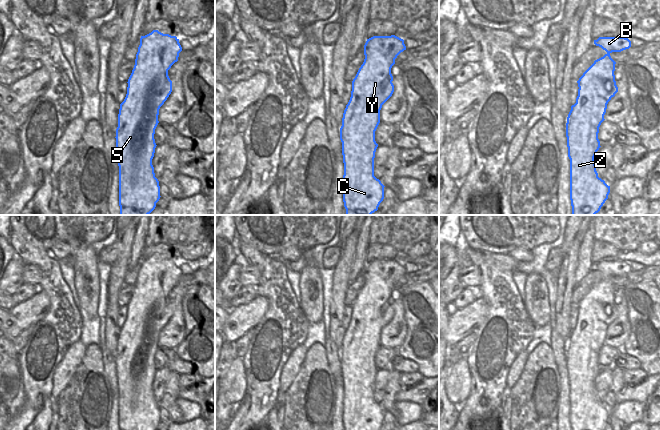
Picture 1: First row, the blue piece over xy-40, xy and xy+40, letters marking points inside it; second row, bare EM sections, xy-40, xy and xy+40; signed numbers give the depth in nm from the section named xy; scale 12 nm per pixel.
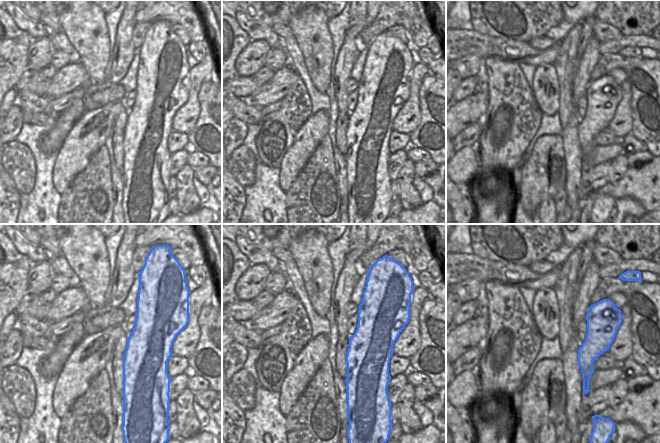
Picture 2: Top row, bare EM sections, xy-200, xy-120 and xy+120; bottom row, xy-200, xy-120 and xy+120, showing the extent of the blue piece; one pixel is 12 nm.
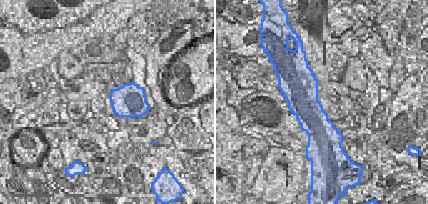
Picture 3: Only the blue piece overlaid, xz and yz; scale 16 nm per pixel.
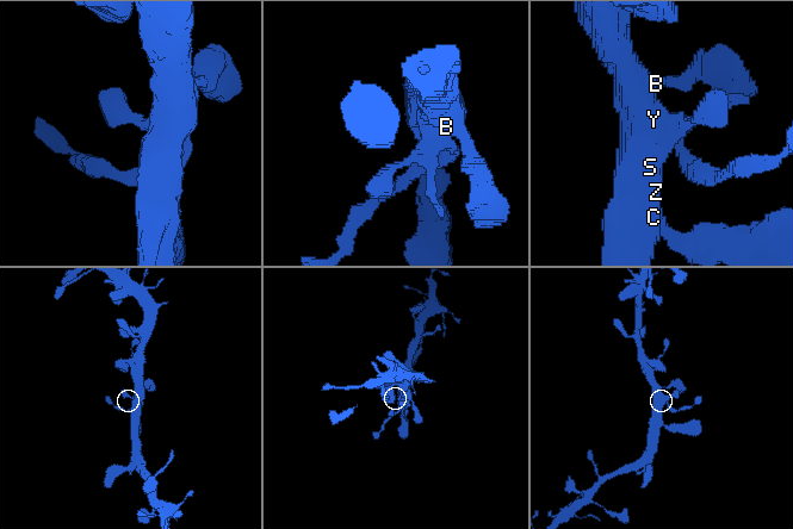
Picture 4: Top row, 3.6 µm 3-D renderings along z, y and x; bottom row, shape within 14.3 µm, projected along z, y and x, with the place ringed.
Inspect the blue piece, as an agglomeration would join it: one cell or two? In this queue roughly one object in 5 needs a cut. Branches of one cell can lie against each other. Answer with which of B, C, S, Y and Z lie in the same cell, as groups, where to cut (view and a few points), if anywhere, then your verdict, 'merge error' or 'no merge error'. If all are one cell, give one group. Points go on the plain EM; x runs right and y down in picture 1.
groups B C S Y Z; cut none; no merge error

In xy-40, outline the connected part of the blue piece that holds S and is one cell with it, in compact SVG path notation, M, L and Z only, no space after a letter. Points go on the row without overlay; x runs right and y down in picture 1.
M158 254L140 262L135 289L127 306L127 318L120 328L116 353L119 430L156 430L161 421L159 405L152 389L157 370L154 358L159 347L159 333L172 316L168 294L178 285L181 275L182 271L176 260L163 258Z

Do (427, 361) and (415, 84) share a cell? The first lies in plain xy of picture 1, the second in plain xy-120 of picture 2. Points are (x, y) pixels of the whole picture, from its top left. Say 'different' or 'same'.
different

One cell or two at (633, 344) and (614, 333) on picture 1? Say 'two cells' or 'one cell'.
two cells

